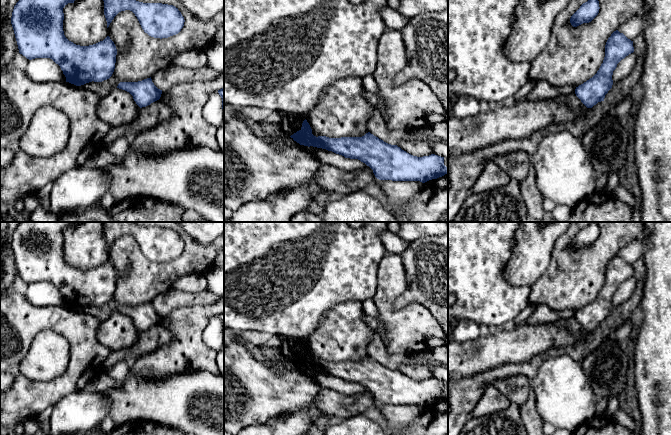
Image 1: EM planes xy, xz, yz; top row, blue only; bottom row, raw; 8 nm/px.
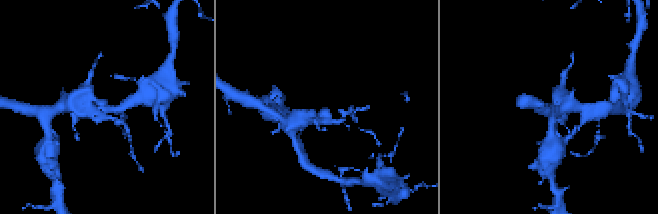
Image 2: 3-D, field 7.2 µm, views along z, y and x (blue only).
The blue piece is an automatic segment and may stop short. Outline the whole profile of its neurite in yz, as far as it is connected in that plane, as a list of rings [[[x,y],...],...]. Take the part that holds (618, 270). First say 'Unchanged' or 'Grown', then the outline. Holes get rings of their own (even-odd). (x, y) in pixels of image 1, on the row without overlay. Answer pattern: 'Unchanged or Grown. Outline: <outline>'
Unchanged. Outline: [[[618,254],[611,258],[605,269],[605,281],[599,294],[575,313],[576,320],[587,332],[604,325],[605,319],[612,312],[612,299],[617,288],[633,276],[633,265]]]

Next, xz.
Unchanged. Outline: [[[305,343],[301,353],[290,361],[300,369],[322,372],[345,382],[358,383],[369,390],[379,404],[425,407],[448,397],[448,391],[444,389],[444,381],[435,378],[413,380],[397,369],[384,366],[370,356],[362,361],[316,361]]]

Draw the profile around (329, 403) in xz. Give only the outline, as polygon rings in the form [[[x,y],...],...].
[[[321,389],[315,398],[316,409],[321,415],[343,420],[363,414],[374,403],[375,399],[369,390],[359,395],[346,396],[334,390]]]

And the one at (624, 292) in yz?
[[[634,276],[626,280],[624,283],[622,283],[617,288],[616,293],[613,295],[612,299],[613,308],[629,300],[635,291],[636,285],[637,281]]]

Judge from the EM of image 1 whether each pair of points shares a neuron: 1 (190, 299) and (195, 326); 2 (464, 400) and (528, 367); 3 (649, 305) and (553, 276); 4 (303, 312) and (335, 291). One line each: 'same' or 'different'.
1: different
2: same
3: different
4: same

